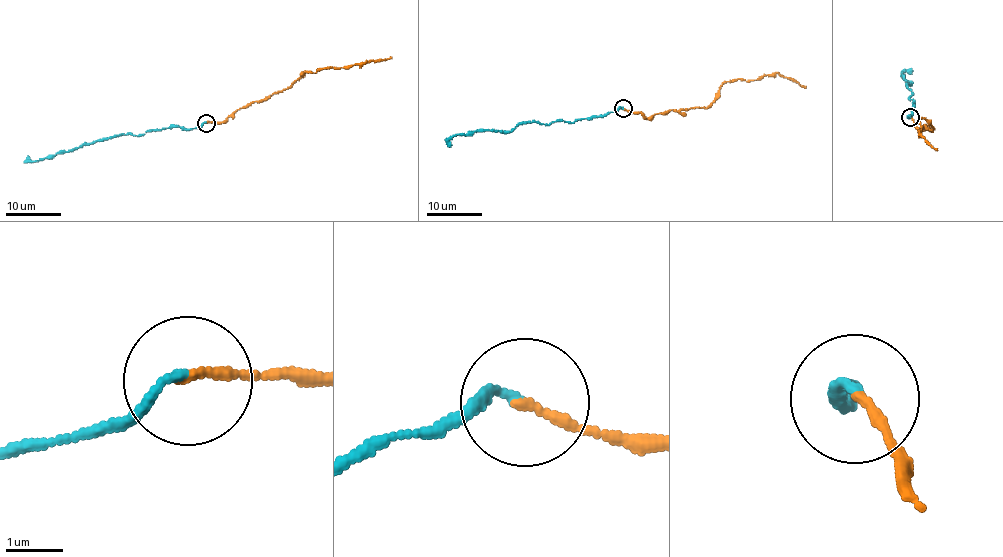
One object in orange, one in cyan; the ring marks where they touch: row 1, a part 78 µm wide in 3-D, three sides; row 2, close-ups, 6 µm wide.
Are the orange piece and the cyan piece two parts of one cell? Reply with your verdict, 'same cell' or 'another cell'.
same cell

